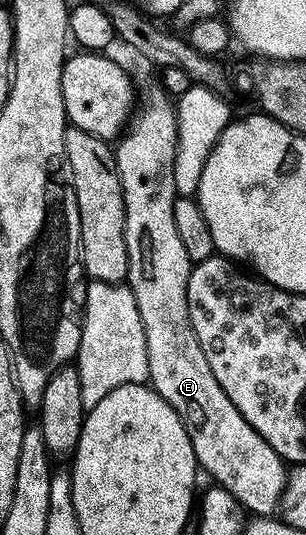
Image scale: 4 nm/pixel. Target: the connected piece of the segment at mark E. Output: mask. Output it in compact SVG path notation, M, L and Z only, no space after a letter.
M162 84L147 85L143 90L140 88L137 93L137 108L132 112L125 132L114 146L115 162L125 199L125 247L127 248L125 283L133 291L133 299L137 299L137 311L141 311L141 323L145 331L145 351L149 363L147 372L149 384L161 395L161 399L165 399L165 403L169 403L169 407L173 407L173 411L177 411L189 435L189 443L193 447L198 468L202 472L204 469L215 480L212 482L218 488L229 491L229 495L233 495L233 499L237 499L248 514L255 517L270 517L280 508L281 496L287 486L289 471L286 462L243 418L241 411L233 407L229 395L221 391L221 383L217 383L217 375L213 375L213 367L209 367L209 359L205 359L205 351L201 351L201 343L197 343L197 335L189 319L187 288L193 257L185 247L185 243L181 243L181 235L177 235L177 222L173 220L173 203L177 196L173 179L177 147L175 111L176 106L168 93L163 90Z

